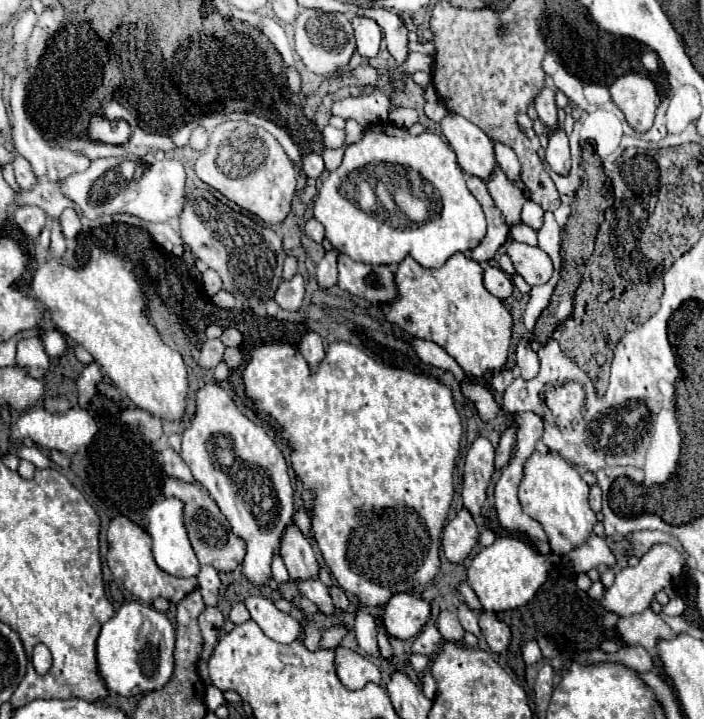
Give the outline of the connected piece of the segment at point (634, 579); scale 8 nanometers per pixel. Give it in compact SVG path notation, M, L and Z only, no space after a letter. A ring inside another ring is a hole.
M657 543L653 545L637 563L637 567L625 567L621 571L617 571L617 577L615 577L615 583L605 591L603 595L603 609L605 611L611 611L619 617L631 617L635 613L643 613L645 609L649 609L651 601L655 599L655 595L659 591L663 591L665 587L671 585L673 579L677 579L681 573L683 573L683 555L667 545L667 543Z

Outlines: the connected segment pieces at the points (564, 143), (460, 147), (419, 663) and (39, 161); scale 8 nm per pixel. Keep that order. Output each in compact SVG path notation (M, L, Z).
M563 129L555 131L549 137L549 145L545 149L545 161L549 163L549 167L559 173L559 175L567 175L571 171L571 157L569 157L569 141Z
M447 113L447 117L441 121L441 131L457 155L459 167L465 173L487 181L497 161L493 153L493 141L485 135L485 131L457 113Z
M411 655L411 657L407 657L407 665L413 667L415 673L421 673L429 667L429 659L423 657L423 655Z
M23 73L19 75L17 79L13 79L11 83L11 109L12 109L12 138L16 151L21 153L33 167L35 175L39 179L49 179L49 181L57 181L57 179L65 179L73 173L79 173L79 171L85 171L91 163L89 157L77 153L77 151L71 151L71 149L57 149L53 145L49 145L45 139L43 139L39 129L29 121L27 117L27 111L25 111L25 81L23 77L27 77L29 73Z

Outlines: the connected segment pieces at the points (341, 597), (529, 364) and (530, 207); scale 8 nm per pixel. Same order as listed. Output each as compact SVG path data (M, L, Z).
M331 587L329 593L331 593L333 603L335 603L339 609L347 609L347 607L349 607L349 599L347 599L347 595L345 595L345 591L343 591L341 587Z
M521 339L519 345L517 345L517 367L519 367L519 373L525 381L537 377L539 373L539 359L537 359L537 353L531 349L531 343L529 339Z
M527 201L523 205L523 211L521 211L521 221L527 223L529 227L533 227L537 231L543 225L543 209L537 203Z

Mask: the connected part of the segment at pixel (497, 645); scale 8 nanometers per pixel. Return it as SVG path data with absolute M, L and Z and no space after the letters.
M483 611L479 615L479 627L493 653L503 653L507 649L509 639L511 639L509 627L503 621L499 621L491 611Z

